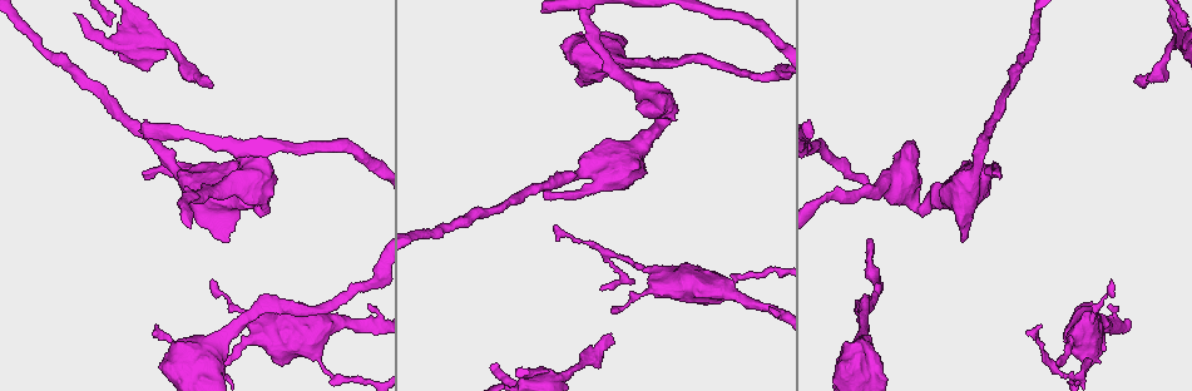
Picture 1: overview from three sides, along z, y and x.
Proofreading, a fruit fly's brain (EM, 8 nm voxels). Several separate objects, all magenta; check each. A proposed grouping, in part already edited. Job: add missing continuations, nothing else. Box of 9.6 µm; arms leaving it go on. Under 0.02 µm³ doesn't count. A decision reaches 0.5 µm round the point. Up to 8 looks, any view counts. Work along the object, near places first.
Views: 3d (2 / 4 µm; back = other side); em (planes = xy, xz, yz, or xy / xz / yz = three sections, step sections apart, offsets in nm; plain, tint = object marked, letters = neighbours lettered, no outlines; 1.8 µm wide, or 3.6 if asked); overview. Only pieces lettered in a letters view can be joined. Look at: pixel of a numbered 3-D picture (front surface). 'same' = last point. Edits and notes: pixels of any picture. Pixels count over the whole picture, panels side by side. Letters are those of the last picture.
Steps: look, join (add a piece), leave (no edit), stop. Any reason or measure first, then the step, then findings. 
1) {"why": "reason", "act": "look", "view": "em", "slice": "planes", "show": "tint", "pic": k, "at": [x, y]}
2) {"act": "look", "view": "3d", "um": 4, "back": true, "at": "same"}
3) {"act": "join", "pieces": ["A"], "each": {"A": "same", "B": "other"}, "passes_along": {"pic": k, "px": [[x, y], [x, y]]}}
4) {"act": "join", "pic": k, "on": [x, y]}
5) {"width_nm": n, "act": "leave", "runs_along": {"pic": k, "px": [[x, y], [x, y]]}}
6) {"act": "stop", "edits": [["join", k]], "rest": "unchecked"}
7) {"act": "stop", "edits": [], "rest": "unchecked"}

{"why": "branch stops here", "act": "look", "view": "3d", "um": 2, "pic": 1, "at": [1109, 303]}

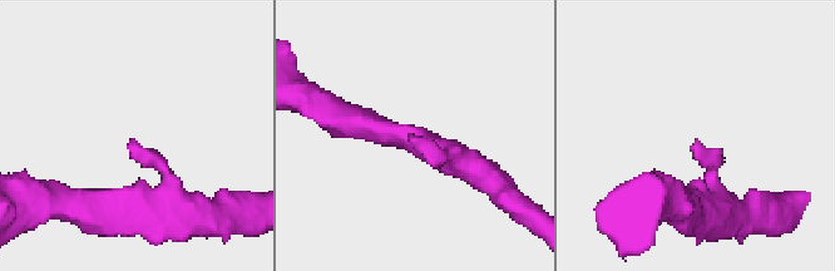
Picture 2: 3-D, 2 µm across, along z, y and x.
{"why": "now the EM", "act": "look", "view": "em", "slice": "planes", "show": "letters", "pic": 2, "at": [414, 134]}

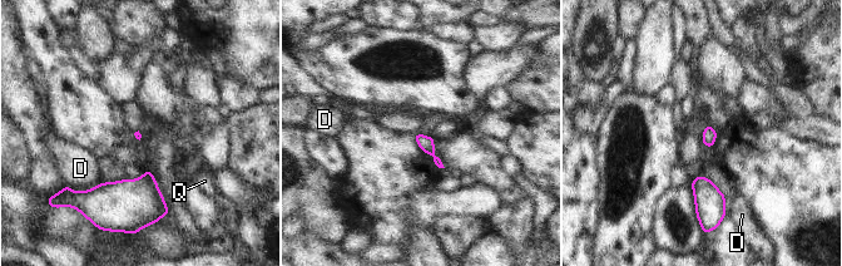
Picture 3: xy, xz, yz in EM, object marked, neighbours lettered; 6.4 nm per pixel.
{"act": "leave", "each": {"D": "other", "Q": "other"}, "border": {"pic": 3, "px": [[102, 182], [88, 190], [75, 192]]}, "found": "no lettered piece goes on from it"}

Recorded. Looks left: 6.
{"why": "tapers out", "act": "look", "view": "em", "slice": "planes", "show": "letters", "pic": 1, "at": [154, 332]}

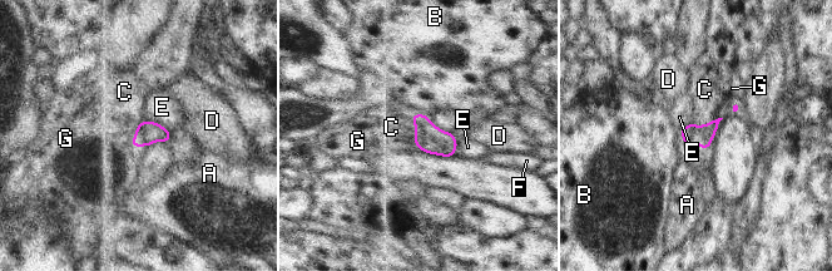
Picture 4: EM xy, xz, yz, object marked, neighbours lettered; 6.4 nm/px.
{"act": "leave", "each": {"A": "other", "B": "other", "C": "other", "D": "other", "E": "other", "F": "other", "G": "other"}, "border": {"pic": 4, "px": [[143, 121], [137, 127], [129, 144]]}, "found": "none of them fits"}

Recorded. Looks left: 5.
{"act": "stop", "edits": [], "rest": "unchecked"}

